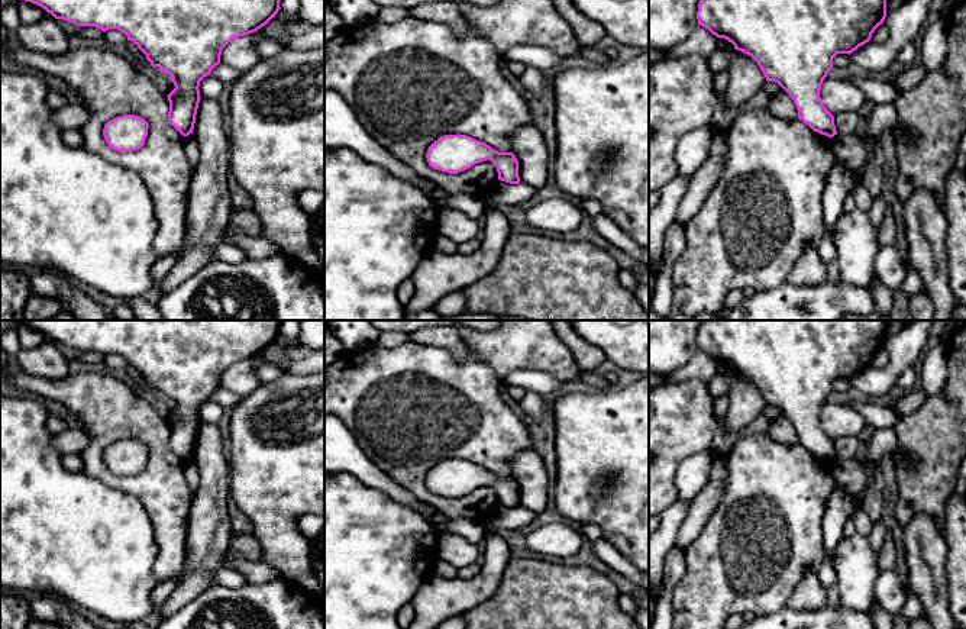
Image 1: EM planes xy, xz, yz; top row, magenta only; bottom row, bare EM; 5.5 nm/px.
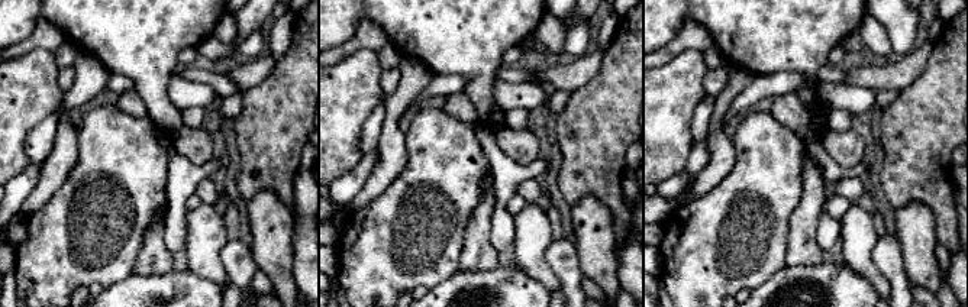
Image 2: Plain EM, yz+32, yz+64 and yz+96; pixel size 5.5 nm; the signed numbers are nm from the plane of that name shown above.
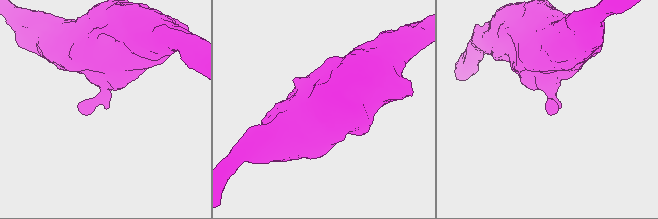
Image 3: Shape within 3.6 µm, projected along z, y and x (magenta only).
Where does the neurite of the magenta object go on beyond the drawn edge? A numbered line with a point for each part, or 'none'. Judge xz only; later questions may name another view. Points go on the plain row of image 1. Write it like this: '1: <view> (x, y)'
none

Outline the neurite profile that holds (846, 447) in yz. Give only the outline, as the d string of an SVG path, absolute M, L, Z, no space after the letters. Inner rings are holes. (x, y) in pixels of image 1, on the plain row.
M843 436L834 439L836 455L840 459L856 458L857 451L862 448L857 436Z

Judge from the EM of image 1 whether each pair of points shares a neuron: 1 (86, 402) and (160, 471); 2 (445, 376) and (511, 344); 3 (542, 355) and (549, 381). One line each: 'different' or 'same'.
1: same
2: different
3: different

